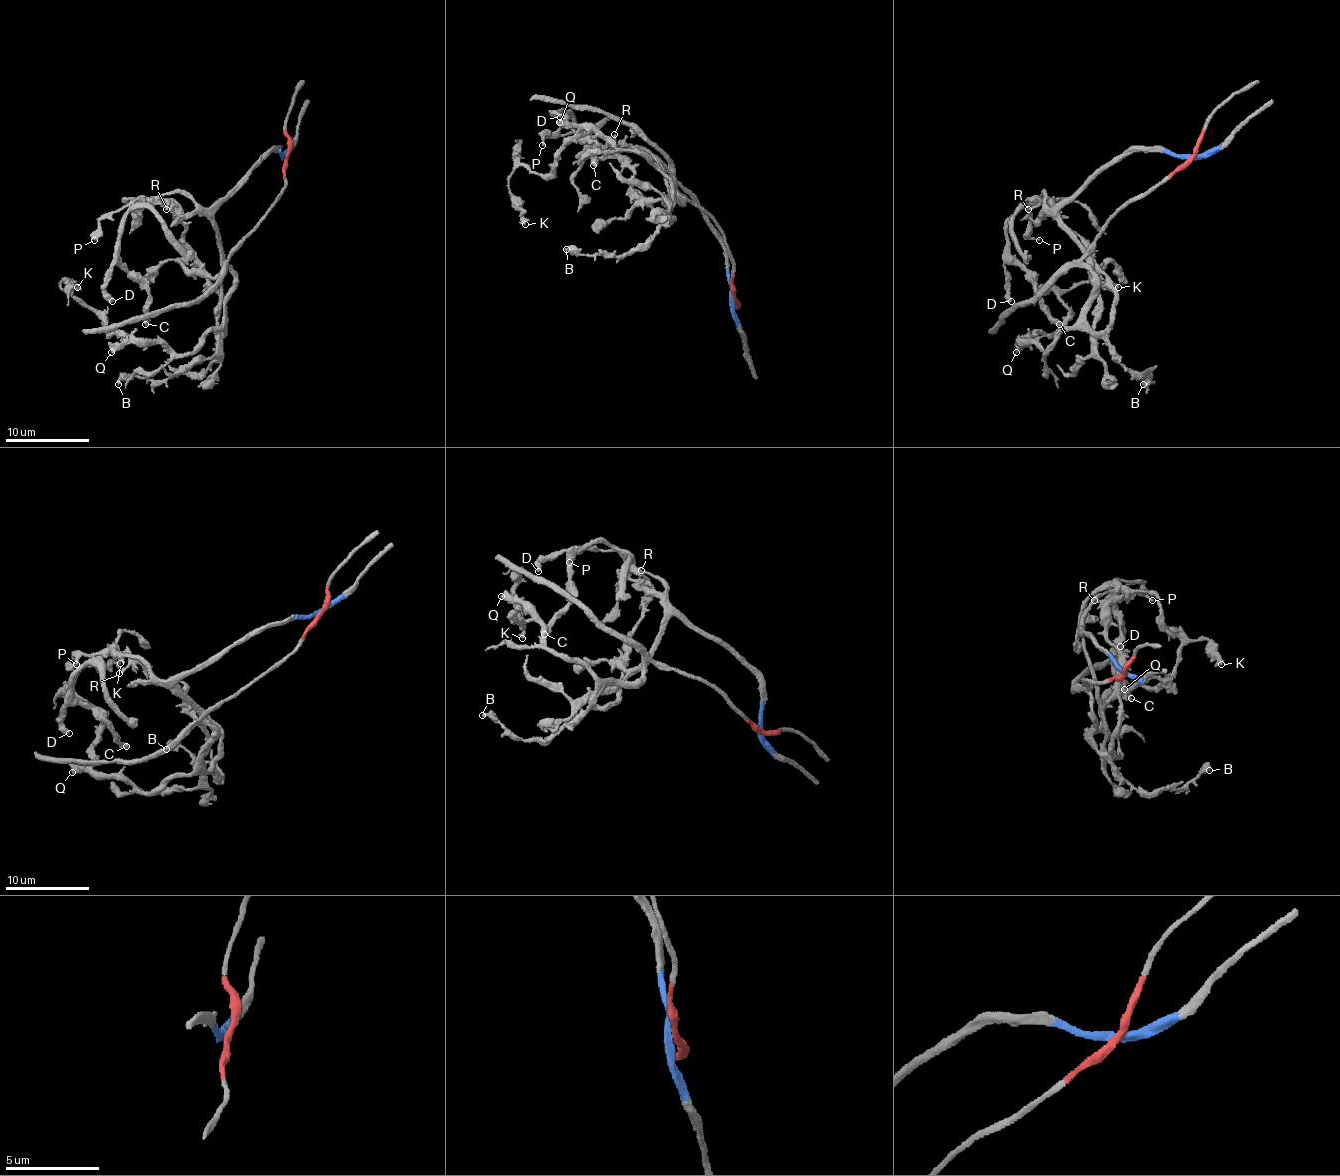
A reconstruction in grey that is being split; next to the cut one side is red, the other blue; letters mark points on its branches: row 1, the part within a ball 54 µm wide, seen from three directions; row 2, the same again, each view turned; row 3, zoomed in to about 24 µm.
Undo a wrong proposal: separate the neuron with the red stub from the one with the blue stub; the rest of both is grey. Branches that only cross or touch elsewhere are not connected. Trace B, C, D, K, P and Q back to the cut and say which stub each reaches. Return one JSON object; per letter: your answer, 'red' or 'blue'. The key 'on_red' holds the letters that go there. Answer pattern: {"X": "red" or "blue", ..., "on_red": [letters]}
{"B": "red", "C": "blue", "D": "blue", "K": "red", "P": "blue", "Q": "red", "on_red": ["B", "K", "Q"]}

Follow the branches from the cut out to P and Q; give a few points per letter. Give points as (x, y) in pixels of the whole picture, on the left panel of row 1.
P: (284, 156), (278, 149), (214, 209), (204, 209), (178, 192), (166, 192), (126, 204), (100, 219), (94, 240)
Q: (284, 156), (284, 190), (229, 257), (225, 323), (191, 352), (172, 354), (162, 344), (111, 352)

